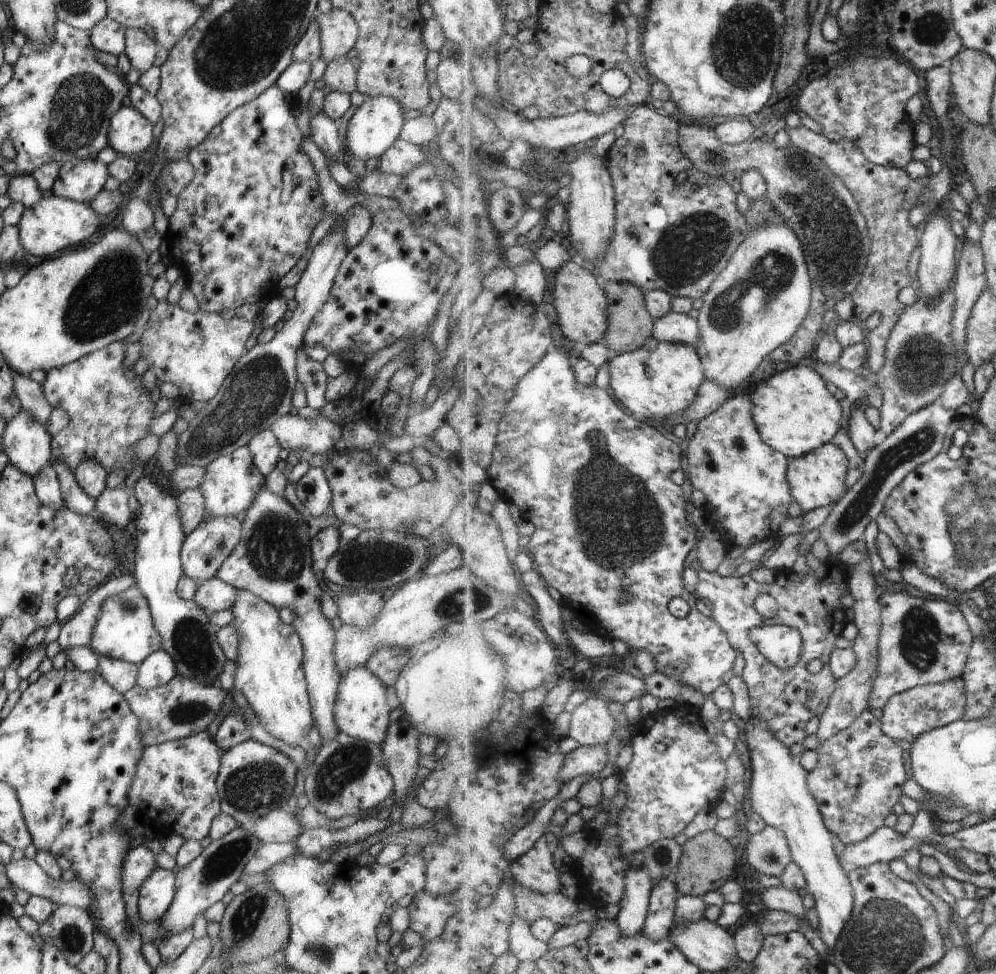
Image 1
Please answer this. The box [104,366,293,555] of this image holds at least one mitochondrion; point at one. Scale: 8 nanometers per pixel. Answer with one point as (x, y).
(126, 424)

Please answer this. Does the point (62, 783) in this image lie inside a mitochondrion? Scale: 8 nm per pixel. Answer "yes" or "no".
no

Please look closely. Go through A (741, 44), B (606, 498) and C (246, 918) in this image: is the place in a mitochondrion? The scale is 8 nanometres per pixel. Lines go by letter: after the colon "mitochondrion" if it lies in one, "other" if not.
A: mitochondrion
B: mitochondrion
C: mitochondrion

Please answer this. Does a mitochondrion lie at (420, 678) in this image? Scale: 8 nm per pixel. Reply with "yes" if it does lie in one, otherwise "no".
no

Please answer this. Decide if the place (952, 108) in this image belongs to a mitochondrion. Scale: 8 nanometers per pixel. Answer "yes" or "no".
no

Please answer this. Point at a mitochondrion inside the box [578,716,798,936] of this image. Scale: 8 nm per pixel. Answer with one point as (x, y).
(663, 855)

